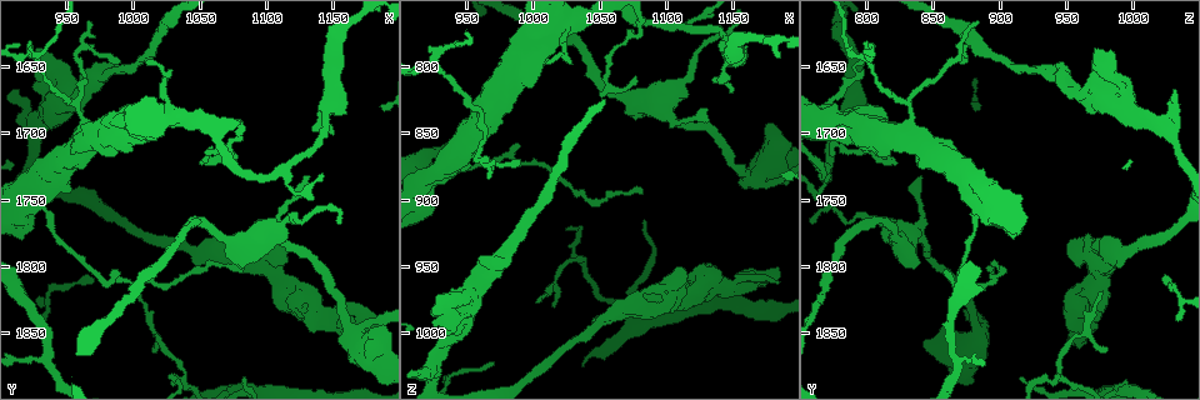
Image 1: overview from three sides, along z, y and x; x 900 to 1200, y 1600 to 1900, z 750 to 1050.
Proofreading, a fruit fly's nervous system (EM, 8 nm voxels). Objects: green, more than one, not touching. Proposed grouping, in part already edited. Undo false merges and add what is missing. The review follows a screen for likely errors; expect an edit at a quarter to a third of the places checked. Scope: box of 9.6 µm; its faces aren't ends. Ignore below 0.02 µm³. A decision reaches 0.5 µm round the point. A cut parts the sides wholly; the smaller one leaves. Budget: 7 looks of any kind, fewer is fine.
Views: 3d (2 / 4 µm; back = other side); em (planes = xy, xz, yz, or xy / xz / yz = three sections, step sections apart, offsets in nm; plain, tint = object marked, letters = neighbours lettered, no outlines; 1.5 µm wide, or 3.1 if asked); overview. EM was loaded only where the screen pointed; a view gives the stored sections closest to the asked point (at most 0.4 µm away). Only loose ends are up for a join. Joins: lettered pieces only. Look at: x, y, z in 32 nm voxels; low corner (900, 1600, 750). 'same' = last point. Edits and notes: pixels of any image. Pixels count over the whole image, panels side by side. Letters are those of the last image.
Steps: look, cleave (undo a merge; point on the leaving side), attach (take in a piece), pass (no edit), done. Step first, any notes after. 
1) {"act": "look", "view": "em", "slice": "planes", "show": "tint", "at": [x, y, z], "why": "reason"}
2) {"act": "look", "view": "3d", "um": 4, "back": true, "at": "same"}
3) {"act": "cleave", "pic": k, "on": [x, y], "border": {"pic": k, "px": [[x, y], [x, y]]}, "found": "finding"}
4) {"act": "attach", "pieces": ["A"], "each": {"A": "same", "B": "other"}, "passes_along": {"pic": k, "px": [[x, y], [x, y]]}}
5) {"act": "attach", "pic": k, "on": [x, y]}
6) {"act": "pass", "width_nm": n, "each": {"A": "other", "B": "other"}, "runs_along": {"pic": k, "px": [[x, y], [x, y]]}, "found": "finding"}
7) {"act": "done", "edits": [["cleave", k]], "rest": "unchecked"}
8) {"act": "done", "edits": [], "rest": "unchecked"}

{"act": "look", "view": "3d", "um": 2, "at": [926, 1646, 802], "why": "arms part here"}

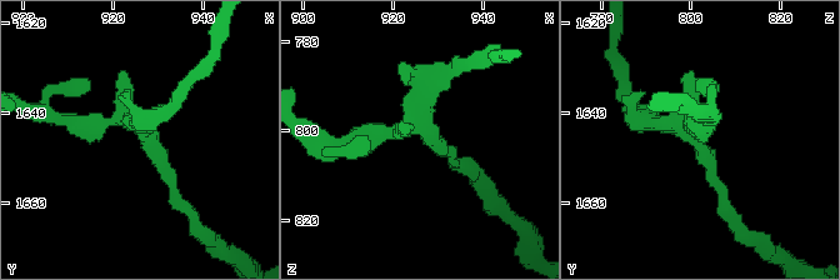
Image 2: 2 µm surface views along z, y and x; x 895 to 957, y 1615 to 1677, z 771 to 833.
{"act": "look", "view": "em", "slice": "planes", "show": "tint", "at": [928, 1646, 800], "arms": 3}

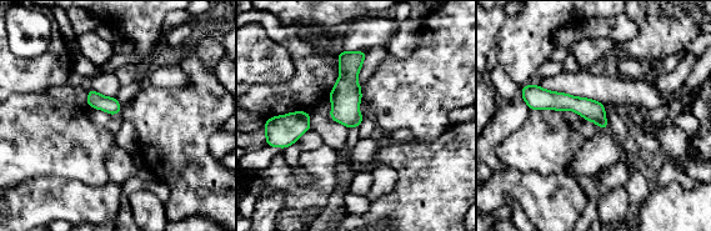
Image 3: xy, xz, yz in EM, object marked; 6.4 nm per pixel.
{"act": "look", "view": "em", "slice": "planes", "show": "letters", "at": "same"}

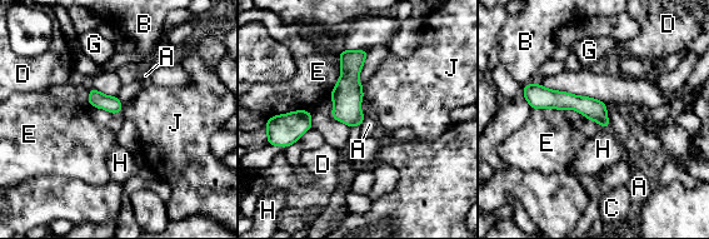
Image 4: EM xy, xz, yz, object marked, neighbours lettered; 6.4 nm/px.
{"act": "pass", "longest_contact_nm": ["E", 340], "each": {"A": "other", "B": "other", "C": "other", "D": "other", "E": "other", "G": "other", "H": "other", "J": "other"}, "found": "one neuron here"}

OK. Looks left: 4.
{"act": "look", "view": "em", "slice": "xy", "step": 8, "show": "letters", "at": [1002, 1818, 980], "why": "an open end"}

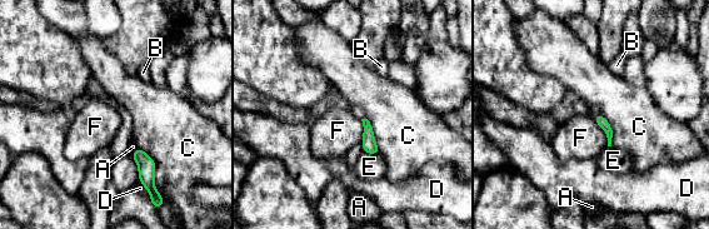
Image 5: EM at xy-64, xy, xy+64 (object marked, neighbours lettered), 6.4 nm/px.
{"act": "pass", "width_nm": 70, "each": {"A": "other", "B": "other", "C": "other", "D": "other", "E": "other", "F": "other"}, "border": {"pic": 5, "px": [[367, 119], [380, 153]]}, "found": "no lettered piece goes on from it"}

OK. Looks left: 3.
{"act": "look", "view": "em", "slice": "xz", "step": 4, "show": "plain", "at": [1082, 1806, 896], "why": "an open end"}

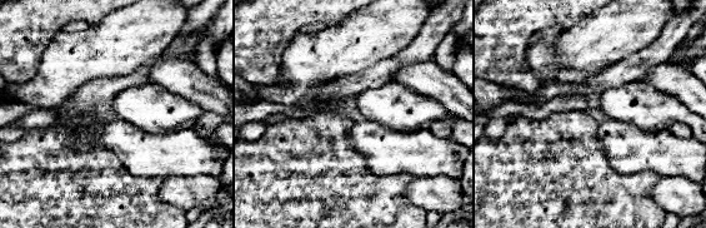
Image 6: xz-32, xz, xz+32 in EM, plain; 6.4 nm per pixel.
{"act": "look", "view": "em", "slice": "xz", "step": 4, "show": "letters", "at": "same", "why": "see the neighbours"}

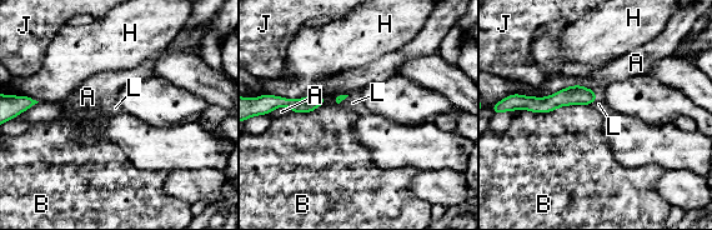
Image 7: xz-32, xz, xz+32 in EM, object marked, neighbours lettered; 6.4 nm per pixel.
{"act": "pass", "each": {"A": "other", "B": "other", "H": "other", "J": "other", "L": "other"}, "border": {"pic": 7, "px": [[598, 96], [588, 105]]}, "found": "none of them fits"}

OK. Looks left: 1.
{"act": "done", "edits": [], "rest": "unchecked"}

